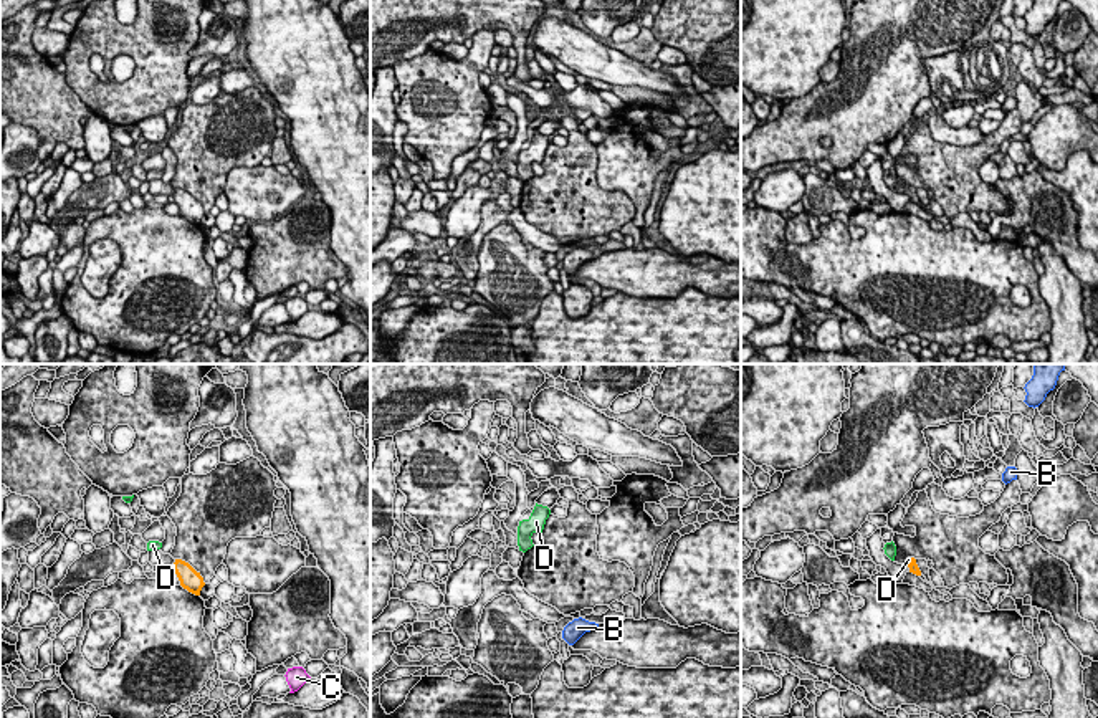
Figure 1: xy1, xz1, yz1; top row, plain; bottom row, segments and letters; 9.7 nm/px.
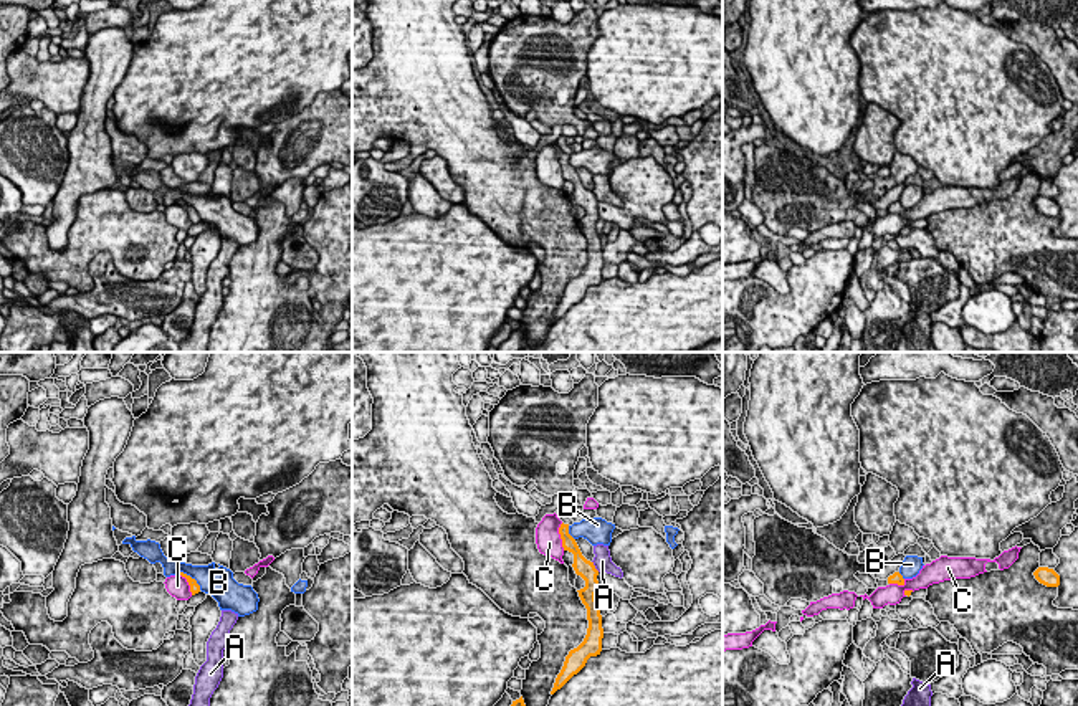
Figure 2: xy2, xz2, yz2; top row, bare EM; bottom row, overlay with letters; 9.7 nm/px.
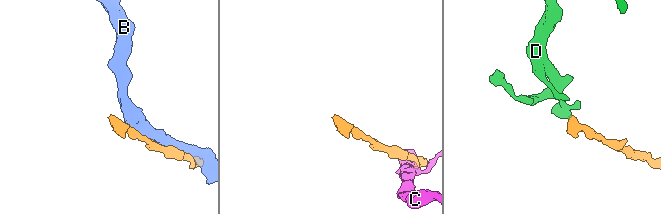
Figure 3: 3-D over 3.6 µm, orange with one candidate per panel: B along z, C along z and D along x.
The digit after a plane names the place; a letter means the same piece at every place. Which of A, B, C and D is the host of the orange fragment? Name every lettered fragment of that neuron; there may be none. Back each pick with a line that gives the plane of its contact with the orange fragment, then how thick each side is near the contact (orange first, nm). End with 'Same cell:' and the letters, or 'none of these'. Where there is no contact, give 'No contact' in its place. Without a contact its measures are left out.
D: Touches orange in yz1. Thickness 100 nm (orange) against 50 nm
Same cell: D

